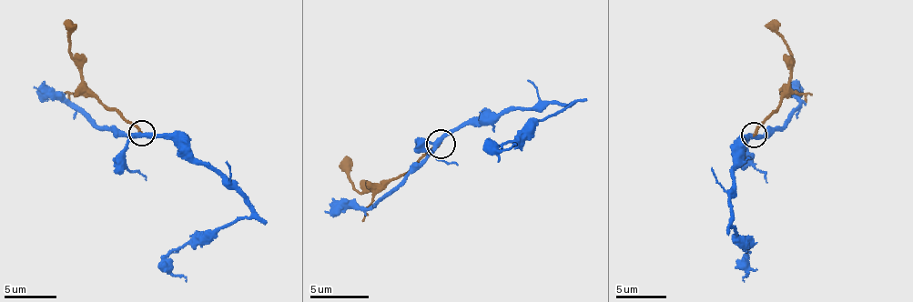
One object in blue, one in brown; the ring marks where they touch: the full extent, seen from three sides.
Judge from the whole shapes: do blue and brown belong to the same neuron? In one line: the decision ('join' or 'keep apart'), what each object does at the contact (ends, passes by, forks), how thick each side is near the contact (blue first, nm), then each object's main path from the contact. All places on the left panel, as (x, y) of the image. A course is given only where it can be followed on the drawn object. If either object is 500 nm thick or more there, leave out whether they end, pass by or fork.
keep apart | blue forks | brown ends | 320/200 nm | blue via (142, 134), (166, 135), (207, 162), (250, 209), (248, 216), (195, 236), (167, 256), (167, 269), (187, 282) | brown via (142, 134), (100, 101), (82, 79), (82, 64), (72, 53), (71, 24), (67, 20)

